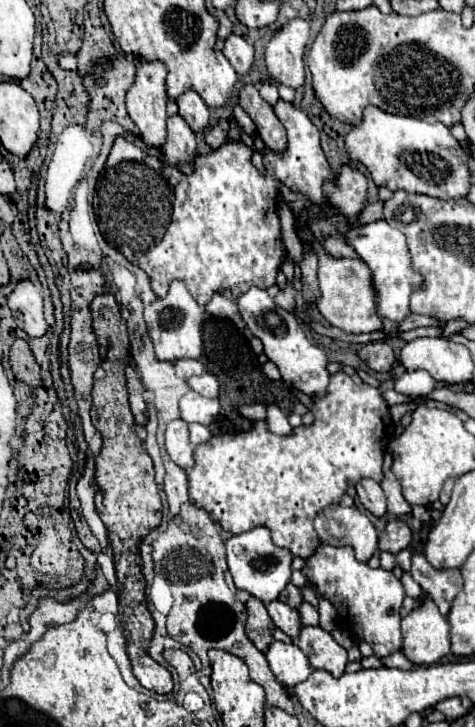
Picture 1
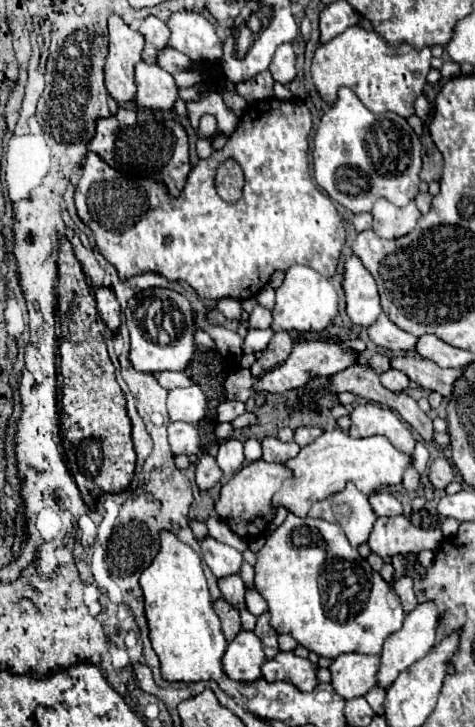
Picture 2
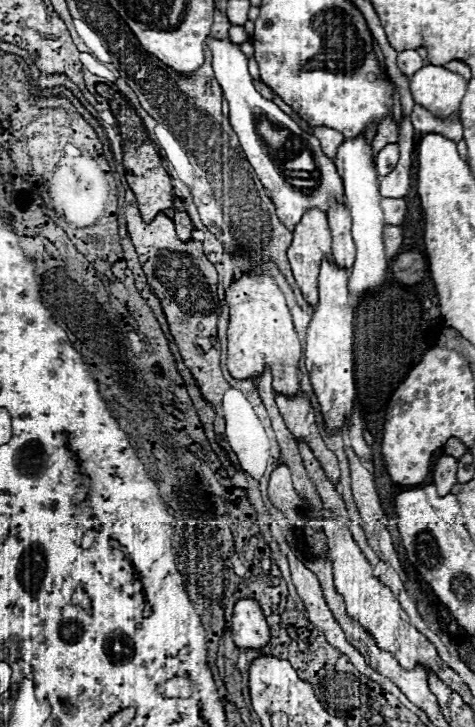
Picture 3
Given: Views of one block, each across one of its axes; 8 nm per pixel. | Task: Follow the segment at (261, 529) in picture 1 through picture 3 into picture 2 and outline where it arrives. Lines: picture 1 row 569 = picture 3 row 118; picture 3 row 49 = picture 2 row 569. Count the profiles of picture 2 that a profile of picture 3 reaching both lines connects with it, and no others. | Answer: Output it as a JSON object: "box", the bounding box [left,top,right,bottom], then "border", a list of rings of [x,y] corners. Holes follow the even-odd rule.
{"box":[198,536,242,578],"border":[[[212,536],[198,540],[198,544],[202,548],[202,556],[204,556],[206,566],[212,570],[212,574],[216,578],[224,578],[224,576],[240,572],[242,554],[236,548],[222,544],[222,542],[214,540]]]}

